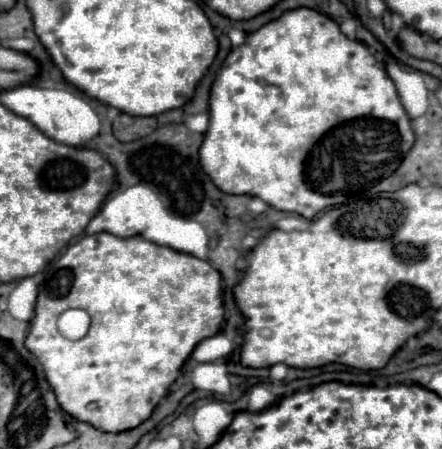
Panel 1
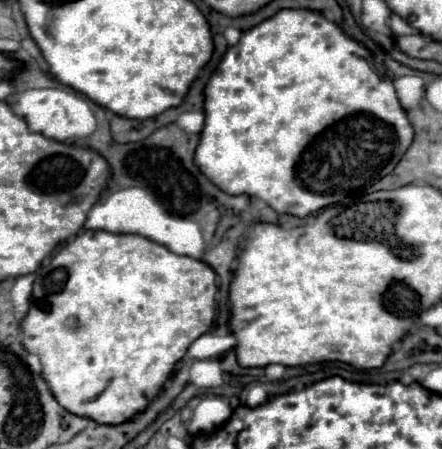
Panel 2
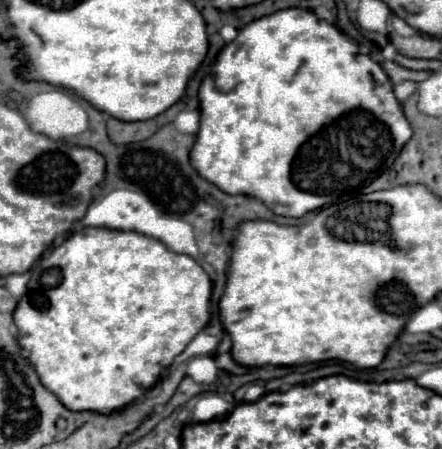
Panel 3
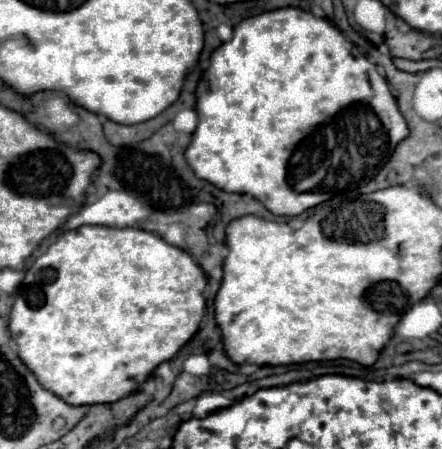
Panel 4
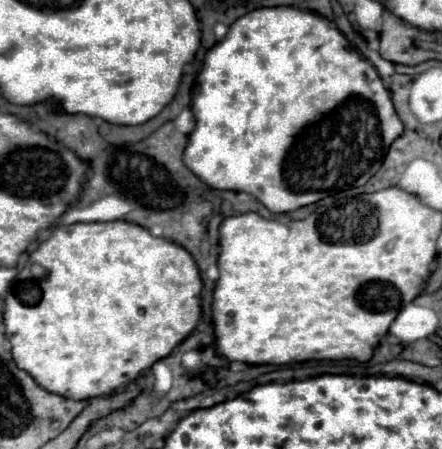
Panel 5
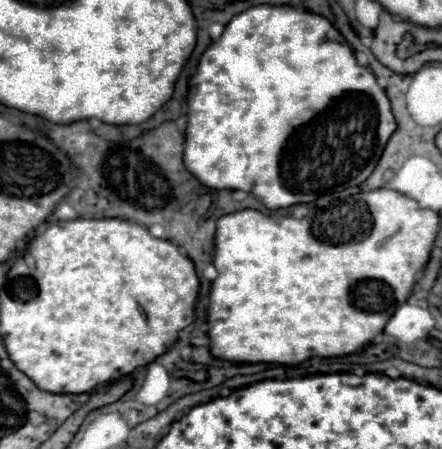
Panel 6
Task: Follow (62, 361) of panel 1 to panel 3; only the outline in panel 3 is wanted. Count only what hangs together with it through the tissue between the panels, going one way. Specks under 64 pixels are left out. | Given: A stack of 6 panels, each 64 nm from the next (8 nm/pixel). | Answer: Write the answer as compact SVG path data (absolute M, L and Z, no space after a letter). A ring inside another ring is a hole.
M82 228L82 230L74 232L70 238L66 238L64 244L52 248L52 252L36 264L36 268L32 270L28 292L14 312L14 322L18 326L20 346L30 352L30 360L32 360L32 366L36 368L36 372L40 376L40 382L50 392L54 392L56 398L68 410L72 410L72 412L86 412L88 410L88 412L94 412L94 414L108 416L112 412L118 412L118 410L124 410L126 406L130 406L140 396L140 388L142 388L142 394L144 394L146 390L150 390L152 386L156 386L160 382L164 370L170 368L174 358L180 352L184 352L184 348L192 342L192 338L208 326L208 322L210 322L210 312L208 312L210 298L212 298L210 276L206 274L206 270L194 258L184 256L184 254L174 254L164 244L160 244L158 240L152 240L152 238L142 236L138 232L112 232L112 230L106 230L106 228ZM114 370L118 370L116 376L112 374Z

